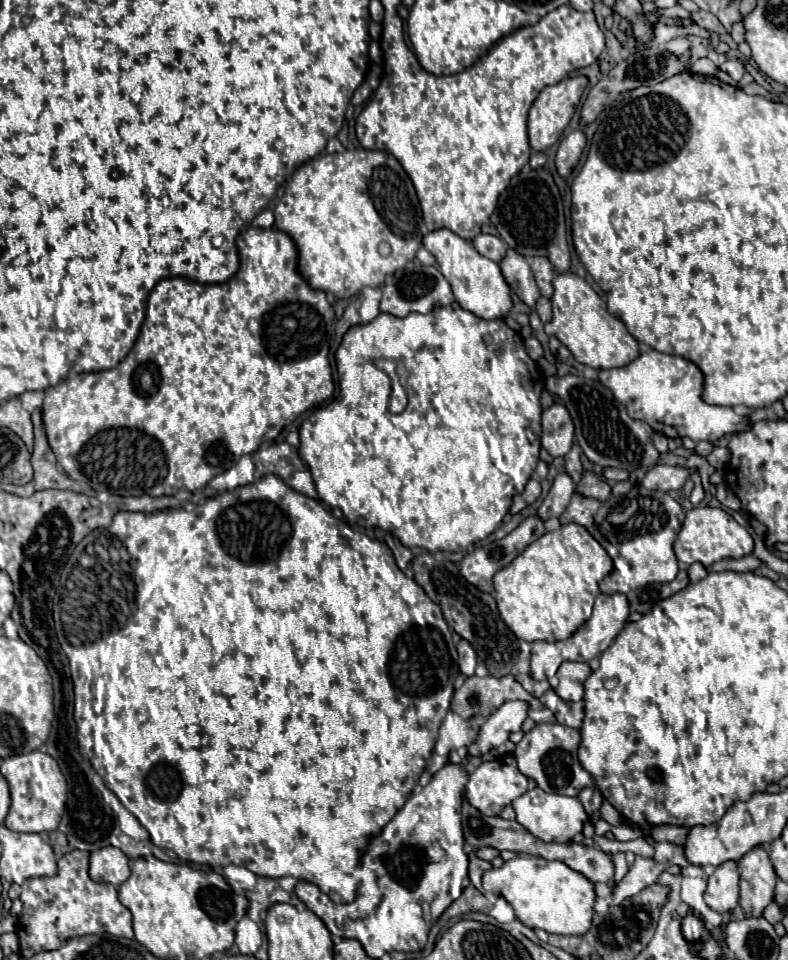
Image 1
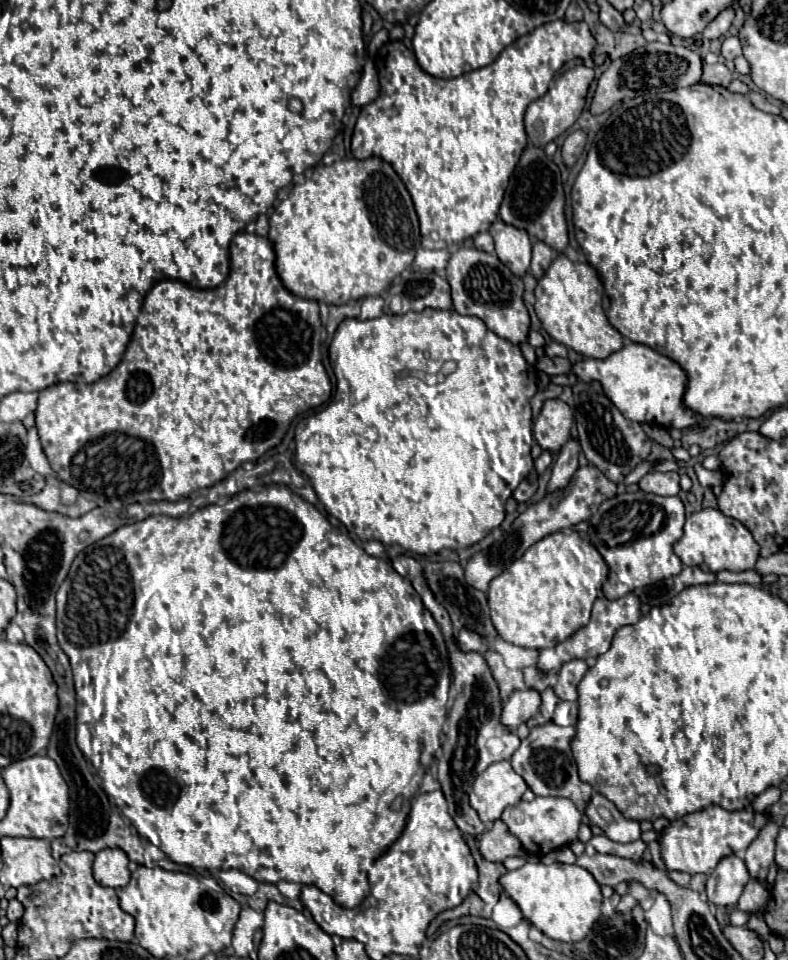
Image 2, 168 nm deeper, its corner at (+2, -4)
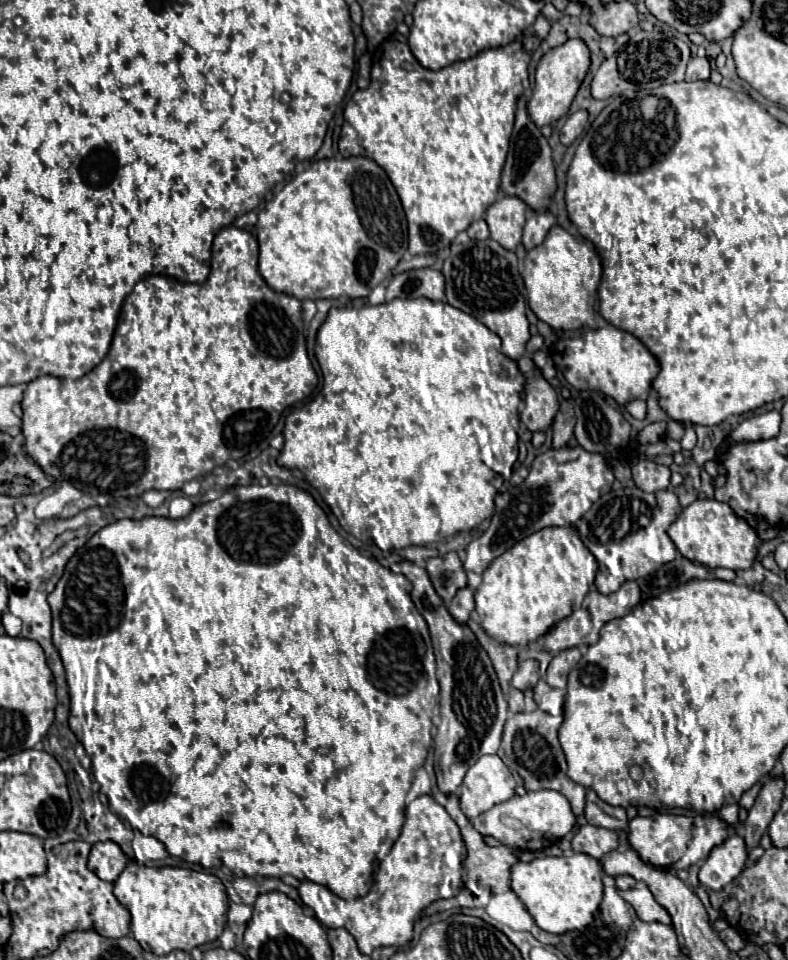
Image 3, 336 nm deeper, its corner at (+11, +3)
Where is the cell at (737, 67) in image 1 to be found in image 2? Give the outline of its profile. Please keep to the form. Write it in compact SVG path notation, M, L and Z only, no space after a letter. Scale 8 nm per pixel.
M718 62L718 64L704 64L700 82L710 84L710 86L728 86L732 82L732 74L722 62Z

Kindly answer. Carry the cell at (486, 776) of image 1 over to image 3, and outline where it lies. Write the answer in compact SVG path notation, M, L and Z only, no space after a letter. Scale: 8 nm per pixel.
M483 755L467 771L459 787L461 809L467 817L477 817L513 795L515 779L497 755Z

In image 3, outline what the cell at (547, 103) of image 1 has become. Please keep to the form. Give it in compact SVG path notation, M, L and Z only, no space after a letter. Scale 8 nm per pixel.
M569 39L565 45L551 49L537 67L537 75L535 75L535 87L533 87L533 95L527 101L527 113L531 117L531 121L537 127L543 125L551 125L553 121L565 117L569 113L571 101L577 95L577 89L581 85L581 81L585 79L585 73L589 69L589 49L583 41L579 39Z

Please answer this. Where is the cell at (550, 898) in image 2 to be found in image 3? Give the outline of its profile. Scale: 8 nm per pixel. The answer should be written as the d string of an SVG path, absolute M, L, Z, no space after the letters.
M575 853L571 857L541 857L529 863L517 861L517 865L513 865L511 889L543 931L561 935L583 929L593 921L593 913L603 899L601 875L603 871L599 861L583 853Z

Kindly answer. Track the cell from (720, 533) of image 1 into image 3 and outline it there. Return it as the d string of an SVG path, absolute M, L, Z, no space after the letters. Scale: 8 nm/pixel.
M697 499L689 507L685 507L681 517L669 527L667 535L685 559L701 563L709 569L749 569L755 563L755 553L759 547L757 531L749 527L745 519L737 517L727 503L719 503L715 499Z

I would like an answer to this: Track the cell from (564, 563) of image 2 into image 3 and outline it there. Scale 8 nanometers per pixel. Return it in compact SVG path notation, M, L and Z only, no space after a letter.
M545 527L525 539L521 539L519 543L515 543L511 549L507 549L501 557L497 557L485 571L483 571L483 581L479 585L479 589L475 591L475 611L477 615L481 617L481 627L487 631L489 637L493 637L495 641L499 643L509 643L509 645L527 645L531 641L537 641L541 635L545 635L555 623L559 623L561 619L569 617L573 613L573 609L578 609L581 607L582 602L585 597L585 593L588 593L593 586L595 576L597 574L597 561L595 557L591 555L591 551L583 545L583 541L579 539L579 535L575 533L573 527Z

